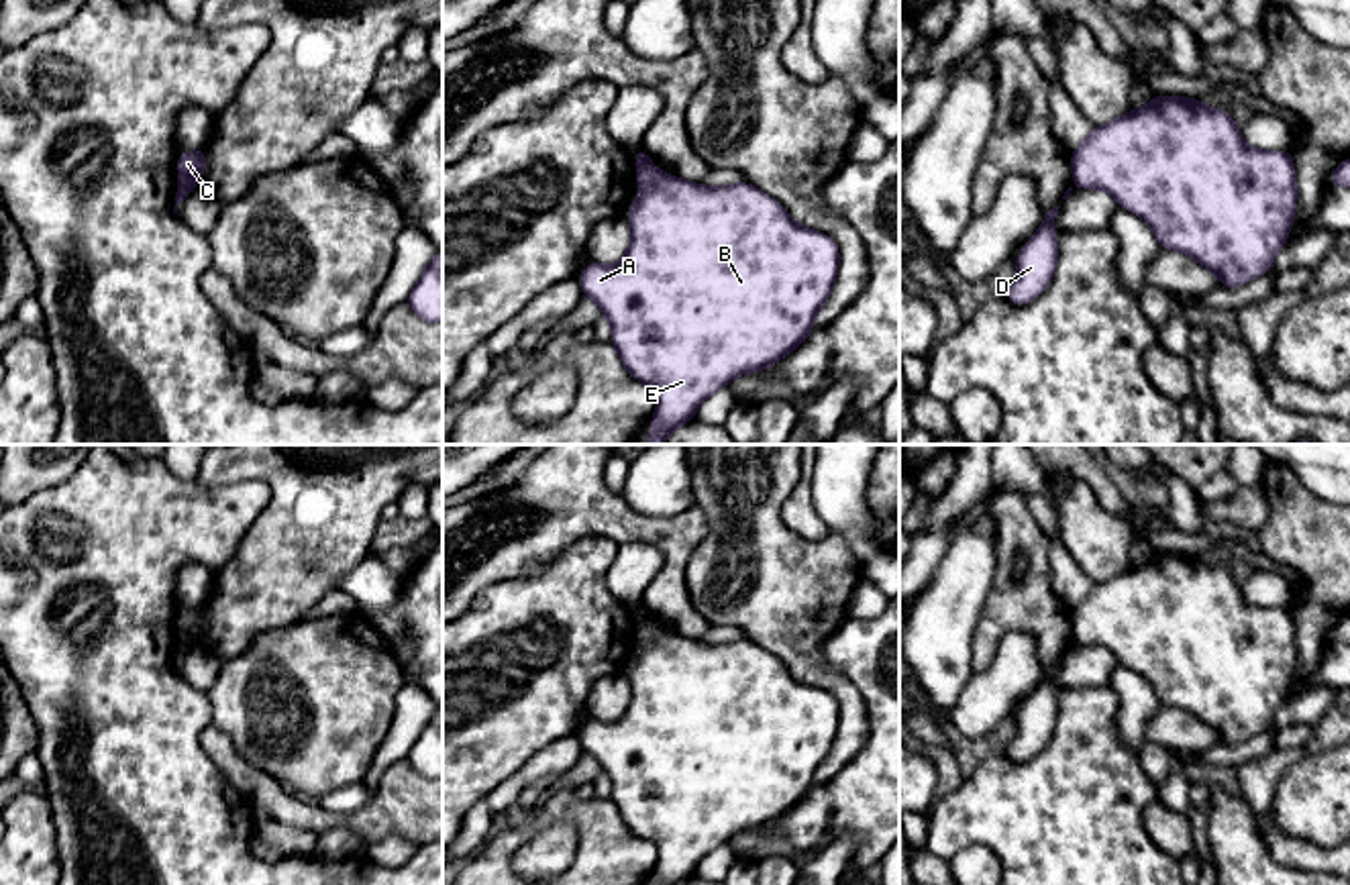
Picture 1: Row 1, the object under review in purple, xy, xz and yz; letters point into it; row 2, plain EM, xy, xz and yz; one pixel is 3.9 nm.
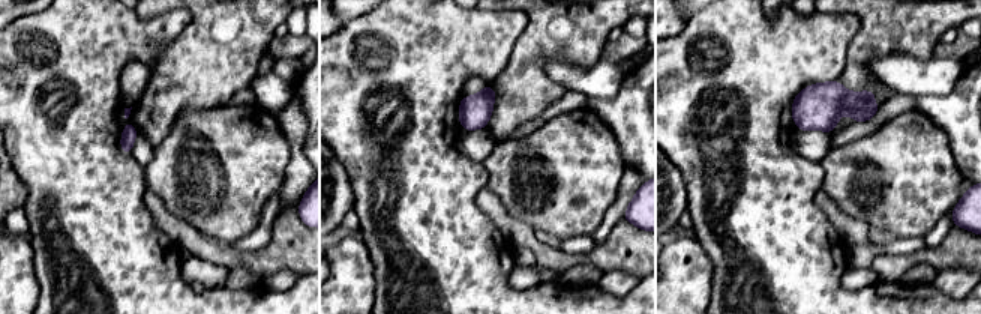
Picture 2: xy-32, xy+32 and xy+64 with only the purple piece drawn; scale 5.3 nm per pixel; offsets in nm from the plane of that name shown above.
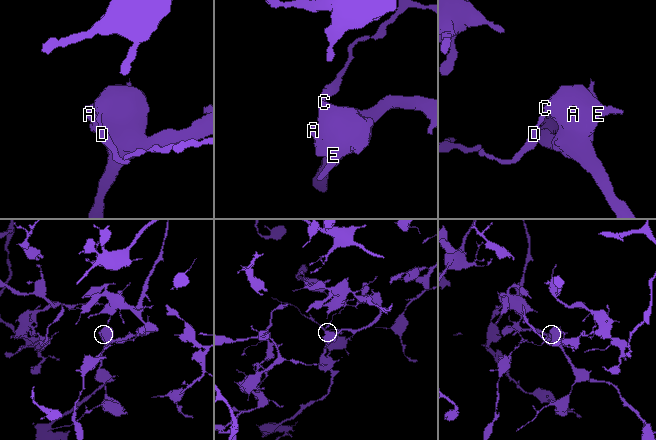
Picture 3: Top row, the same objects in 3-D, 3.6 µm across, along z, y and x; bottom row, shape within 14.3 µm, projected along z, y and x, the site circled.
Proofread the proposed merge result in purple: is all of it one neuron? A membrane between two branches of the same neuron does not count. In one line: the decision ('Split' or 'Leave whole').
Split

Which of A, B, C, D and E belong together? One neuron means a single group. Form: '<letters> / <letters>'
A B C E / D

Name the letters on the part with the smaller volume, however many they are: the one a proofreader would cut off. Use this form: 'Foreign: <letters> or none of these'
Foreign: D

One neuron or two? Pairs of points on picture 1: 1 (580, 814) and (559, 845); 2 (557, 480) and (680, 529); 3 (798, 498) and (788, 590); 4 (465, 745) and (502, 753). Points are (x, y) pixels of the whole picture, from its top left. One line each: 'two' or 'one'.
1: two
2: one
3: two
4: one

